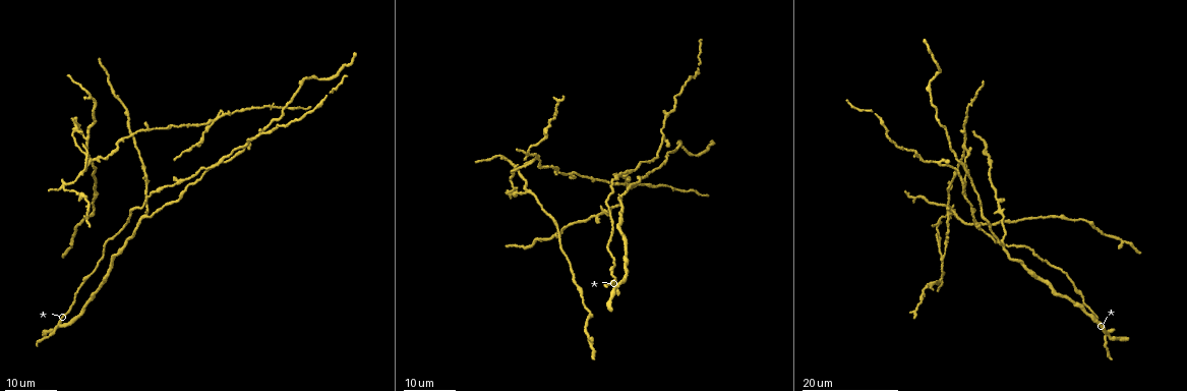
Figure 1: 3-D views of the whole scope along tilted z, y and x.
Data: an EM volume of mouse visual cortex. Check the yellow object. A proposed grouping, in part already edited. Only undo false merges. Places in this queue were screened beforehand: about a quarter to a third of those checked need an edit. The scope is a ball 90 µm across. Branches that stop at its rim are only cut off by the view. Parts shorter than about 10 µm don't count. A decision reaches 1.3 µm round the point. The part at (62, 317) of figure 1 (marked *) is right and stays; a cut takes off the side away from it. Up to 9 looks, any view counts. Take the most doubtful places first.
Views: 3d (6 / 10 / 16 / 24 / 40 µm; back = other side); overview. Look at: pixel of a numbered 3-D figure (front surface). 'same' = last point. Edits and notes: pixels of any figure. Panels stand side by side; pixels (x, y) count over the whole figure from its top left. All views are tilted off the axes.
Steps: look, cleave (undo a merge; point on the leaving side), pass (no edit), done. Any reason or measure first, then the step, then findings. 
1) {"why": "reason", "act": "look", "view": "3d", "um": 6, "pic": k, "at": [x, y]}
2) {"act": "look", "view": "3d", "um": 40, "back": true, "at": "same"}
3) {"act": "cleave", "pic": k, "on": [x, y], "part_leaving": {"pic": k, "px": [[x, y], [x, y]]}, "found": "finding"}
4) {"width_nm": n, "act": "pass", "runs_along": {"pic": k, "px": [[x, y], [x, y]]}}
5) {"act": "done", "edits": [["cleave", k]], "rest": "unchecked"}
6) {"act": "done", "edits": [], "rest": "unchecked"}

{"why": "four or more arms meet", "act": "look", "view": "3d", "um": 16, "pic": 1, "at": [61, 324]}

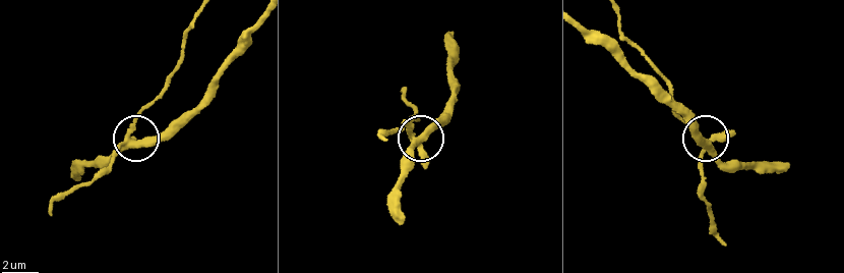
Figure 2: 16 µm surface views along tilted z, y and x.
{"why": "zoom in", "act": "look", "view": "3d", "um": 6, "pic": 2, "at": [710, 146]}

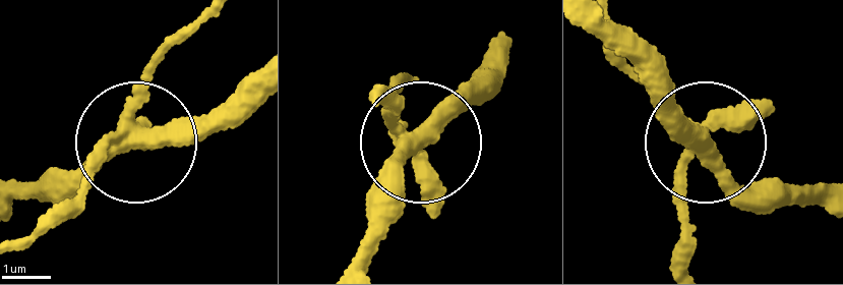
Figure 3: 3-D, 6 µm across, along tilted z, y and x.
{"act": "pass", "runs_along": {"pic": 3, "px": [[158, 57], [119, 141], [56, 209]]}, "found": "continuous, no second neuron"}

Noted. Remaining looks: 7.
{"why": "a fork", "act": "look", "view": "3d", "um": 24, "pic": 1, "at": [530, 190]}

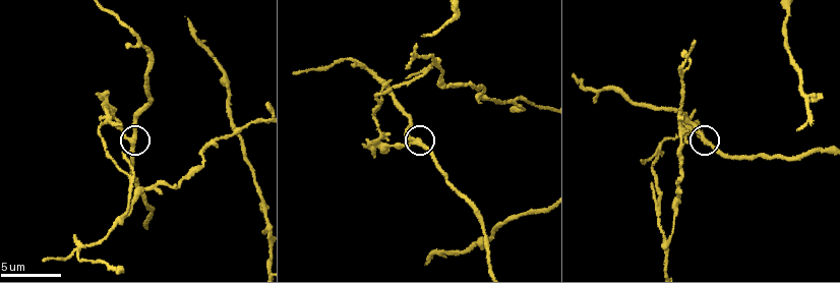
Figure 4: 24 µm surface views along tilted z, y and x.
{"act": "look", "view": "3d", "um": 10, "pic": 4, "at": [135, 141]}

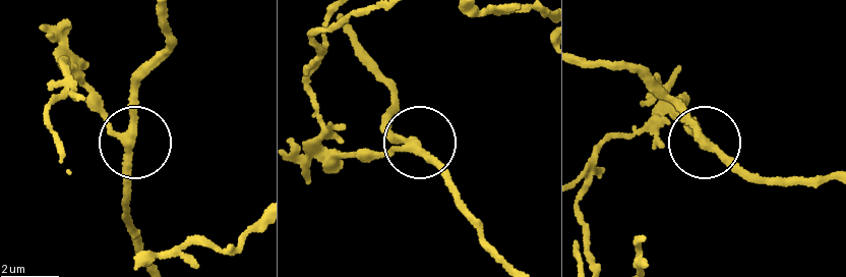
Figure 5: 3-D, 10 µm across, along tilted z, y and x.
{"width_nm": 240, "act": "cleave", "pic": 5, "on": [86, 87], "found": "a second neuron is stuck on"}

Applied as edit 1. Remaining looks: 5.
{"why": "three-way junction", "act": "look", "view": "3d", "um": 24, "pic": 1, "at": [1003, 241]}

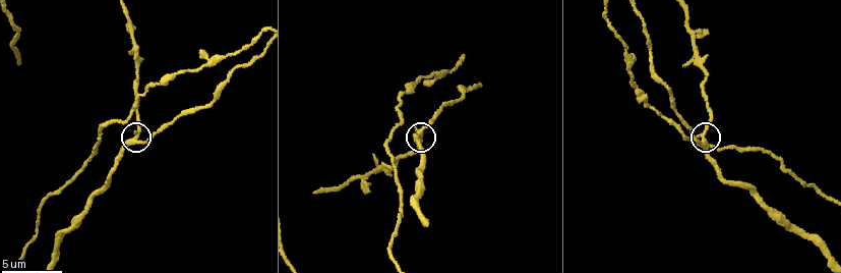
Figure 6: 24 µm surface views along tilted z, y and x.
{"act": "look", "view": "3d", "um": 10, "pic": 6, "at": [420, 133]}

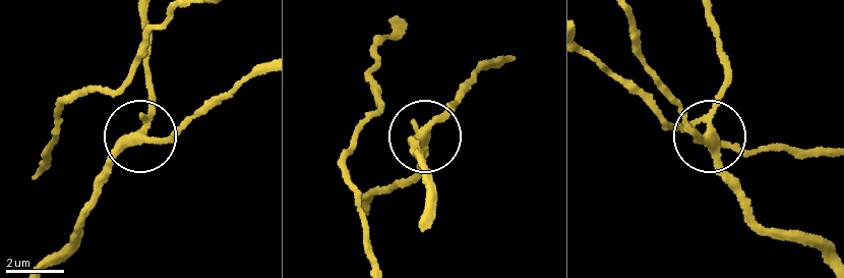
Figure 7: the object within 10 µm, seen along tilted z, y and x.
{"act": "look", "view": "3d", "um": 6, "pic": 7, "at": [426, 134]}

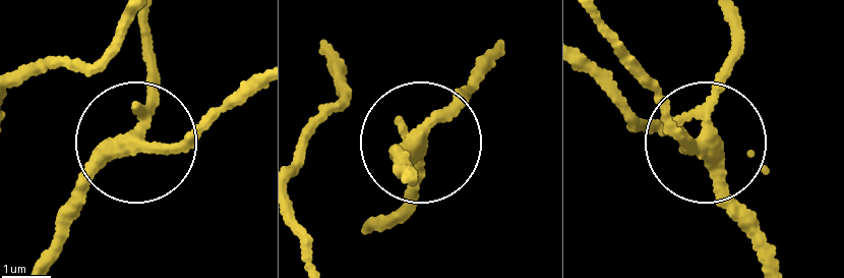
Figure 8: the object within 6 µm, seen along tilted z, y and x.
{"act": "pass", "runs_along": {"pic": 8, "px": [[766, 260], [719, 158], [677, 134], [654, 86]]}, "found": "all the same neuron"}

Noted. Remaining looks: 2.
{"act": "done", "edits": [["cleave", 5]], "rest": "unchecked"}

